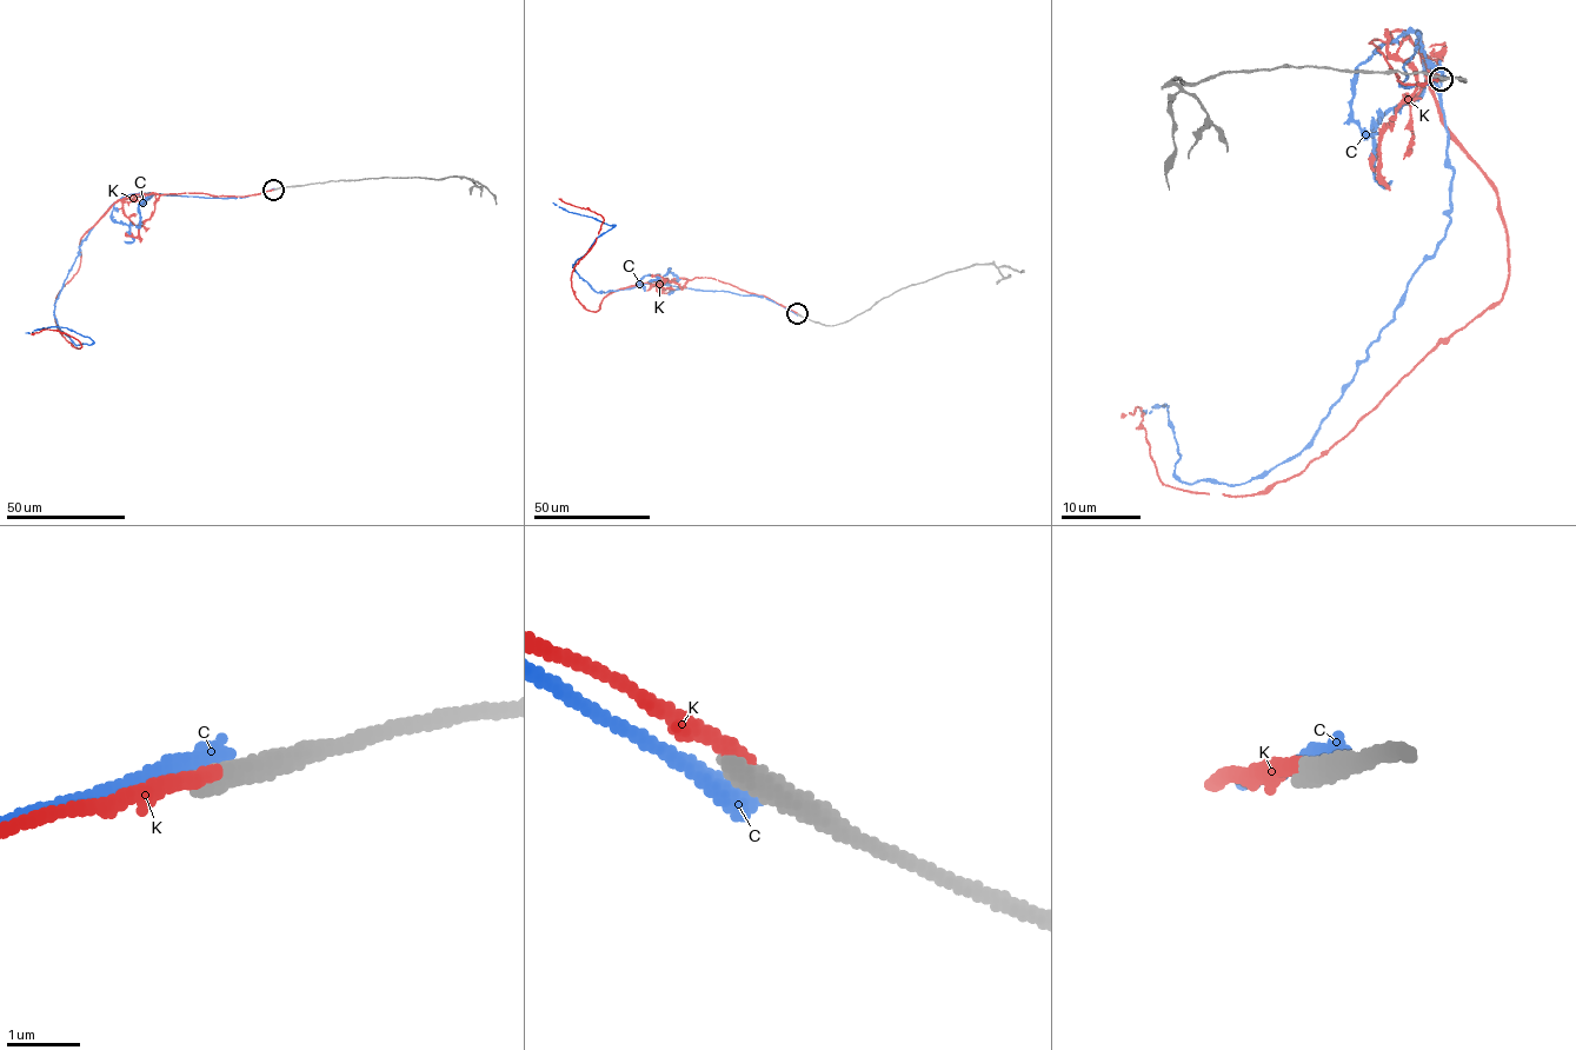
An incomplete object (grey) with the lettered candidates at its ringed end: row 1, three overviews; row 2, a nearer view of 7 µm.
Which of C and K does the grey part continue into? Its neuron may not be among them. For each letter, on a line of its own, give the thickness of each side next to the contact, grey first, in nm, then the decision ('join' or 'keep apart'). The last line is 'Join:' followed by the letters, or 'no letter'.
C: calibres 400 and 360 nm; keep apart
K: calibres 400 and 240 nm; join
Join: K

